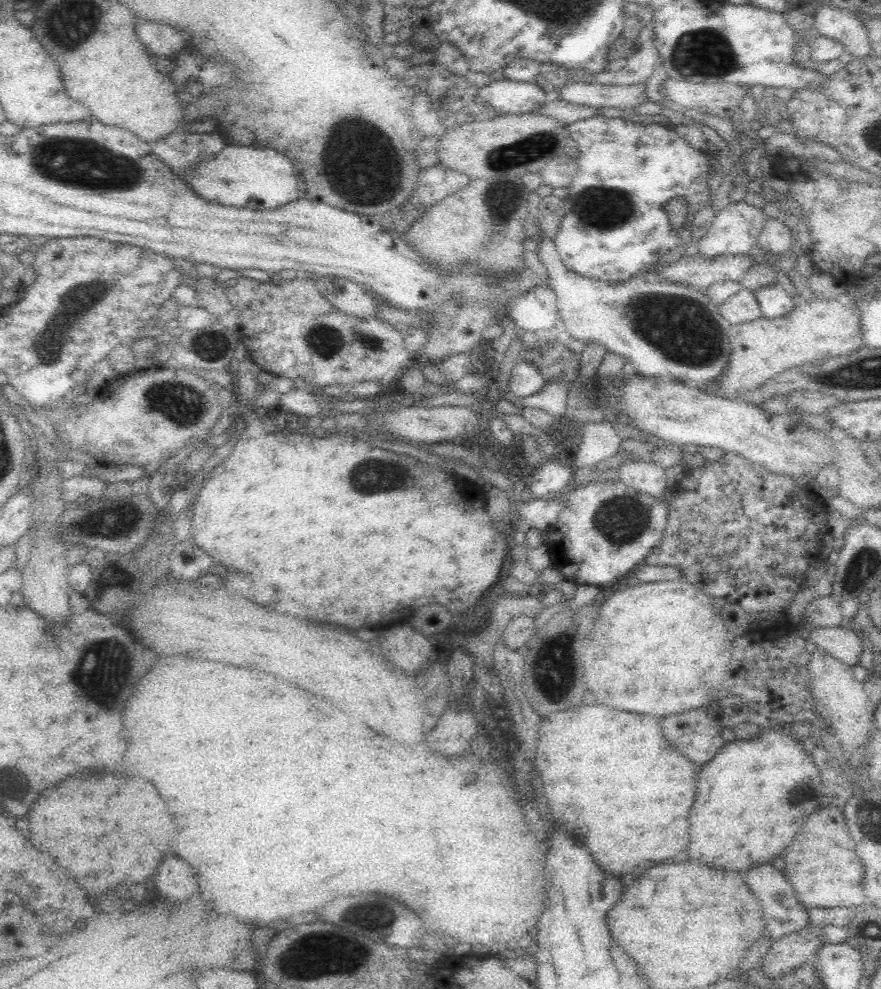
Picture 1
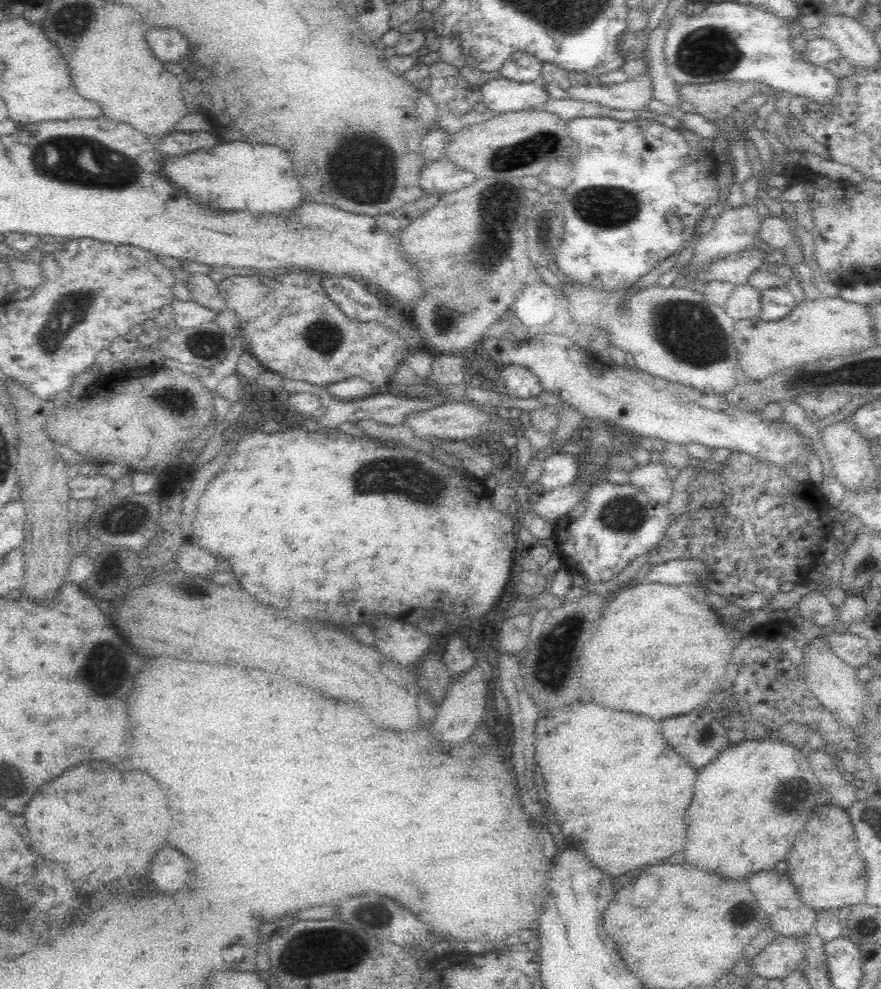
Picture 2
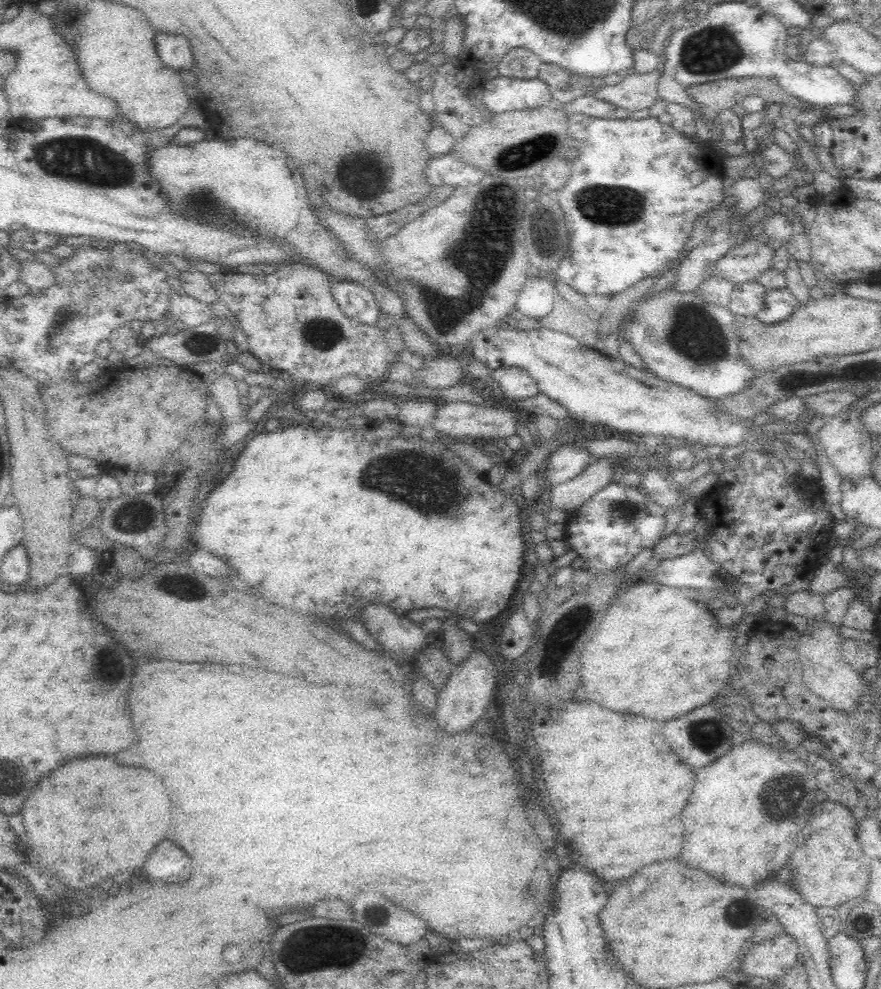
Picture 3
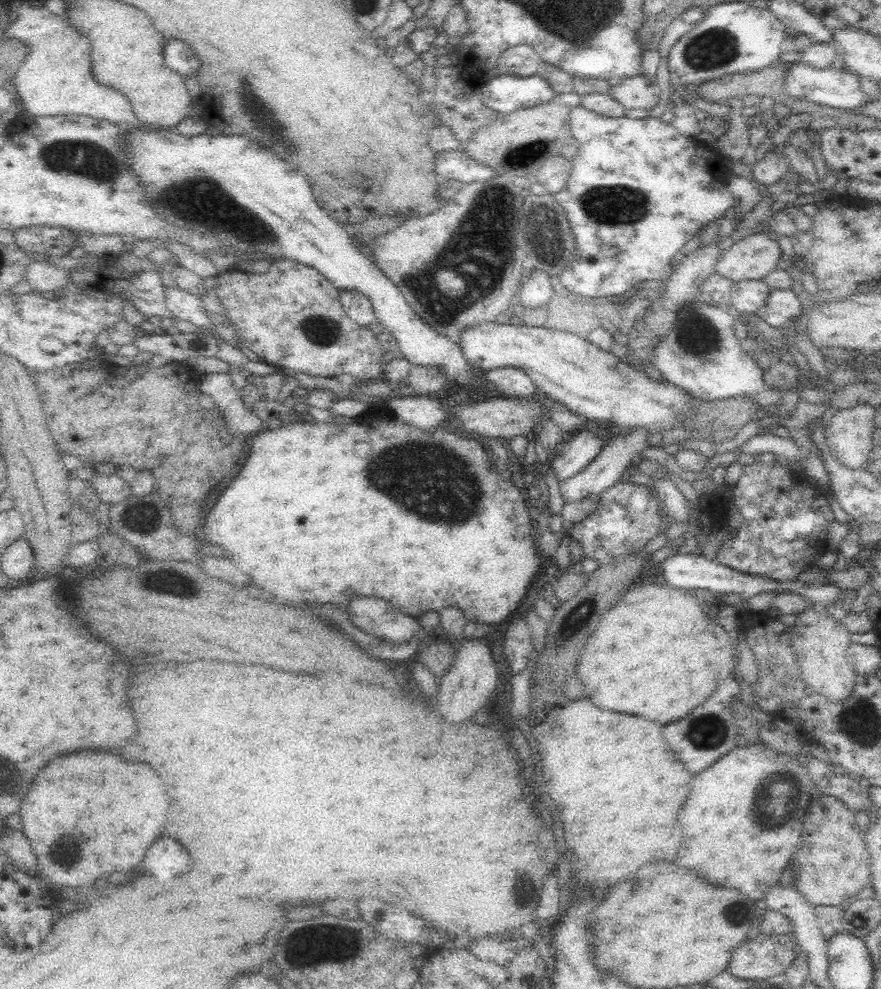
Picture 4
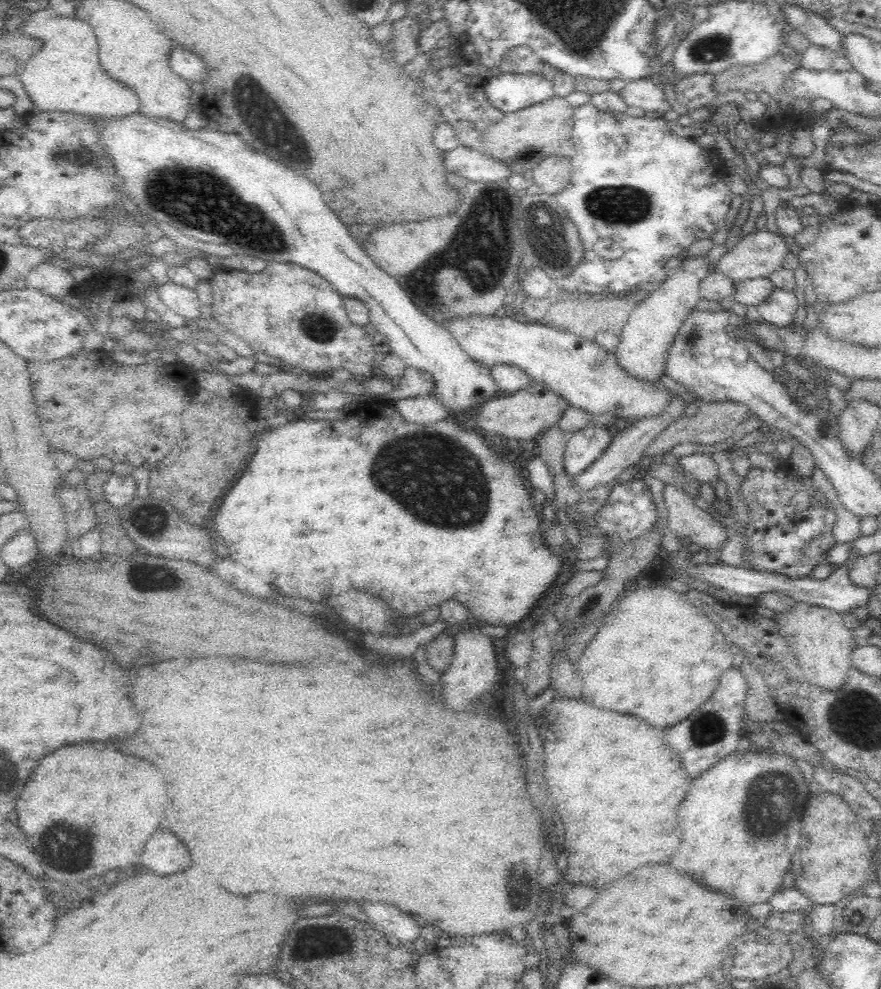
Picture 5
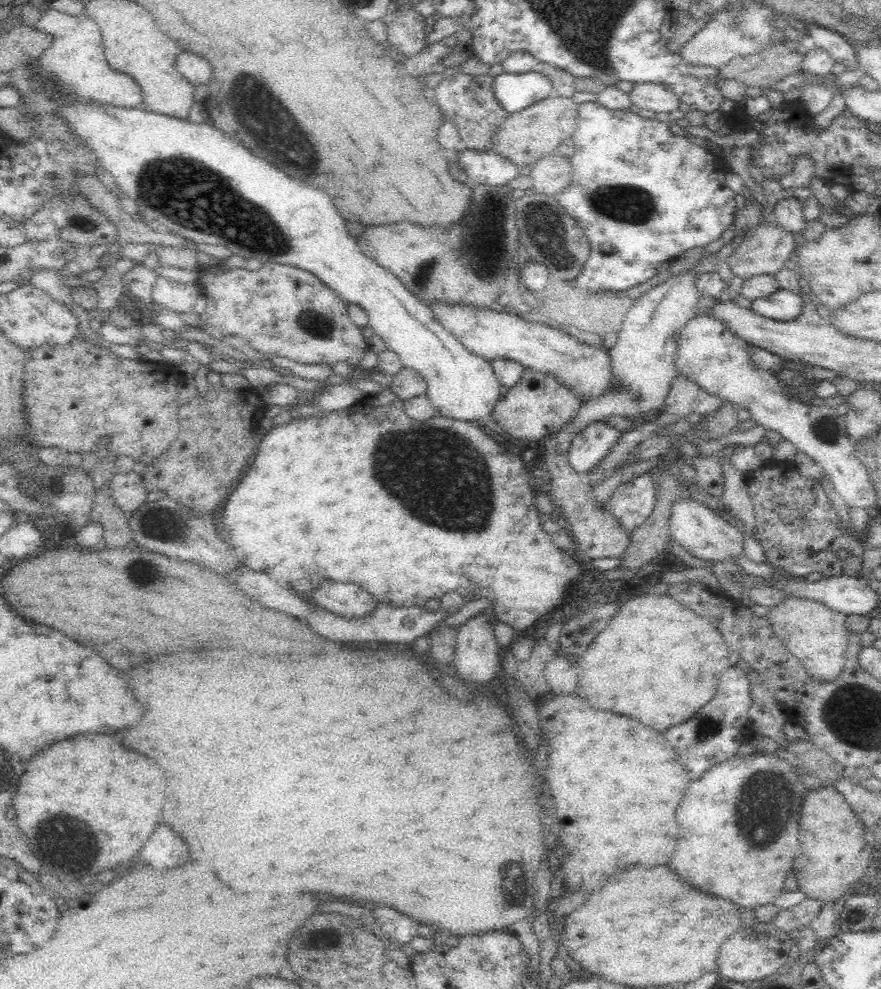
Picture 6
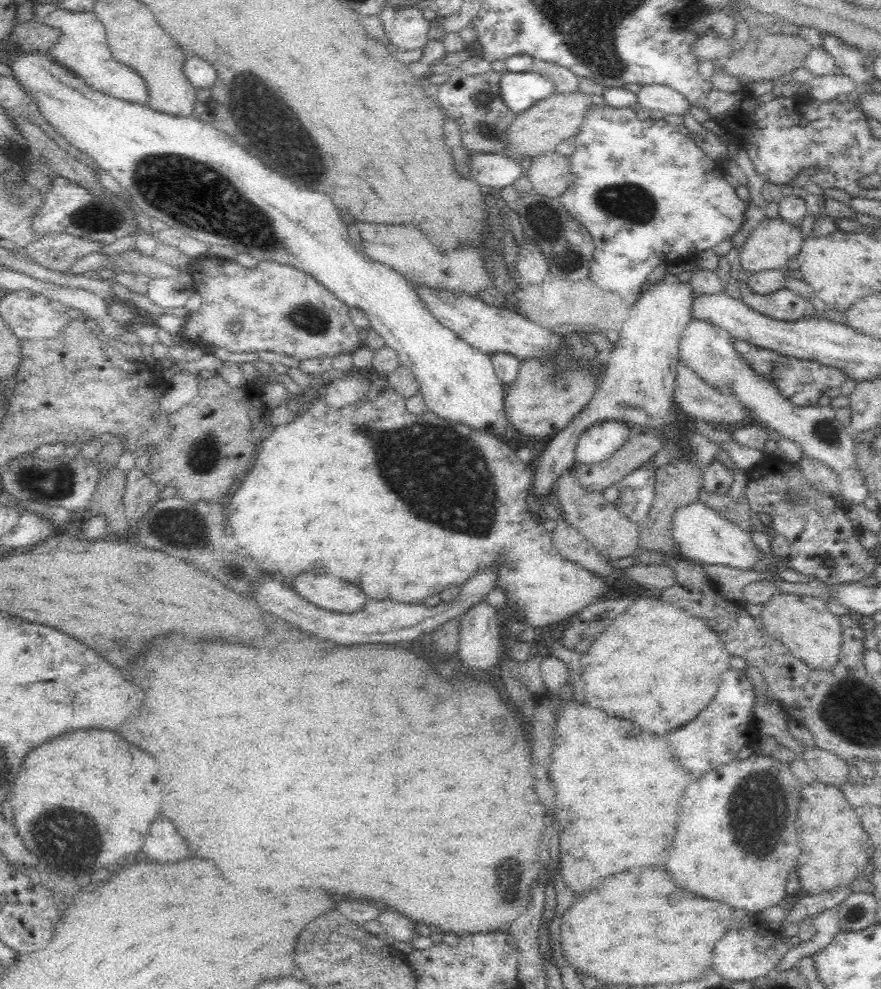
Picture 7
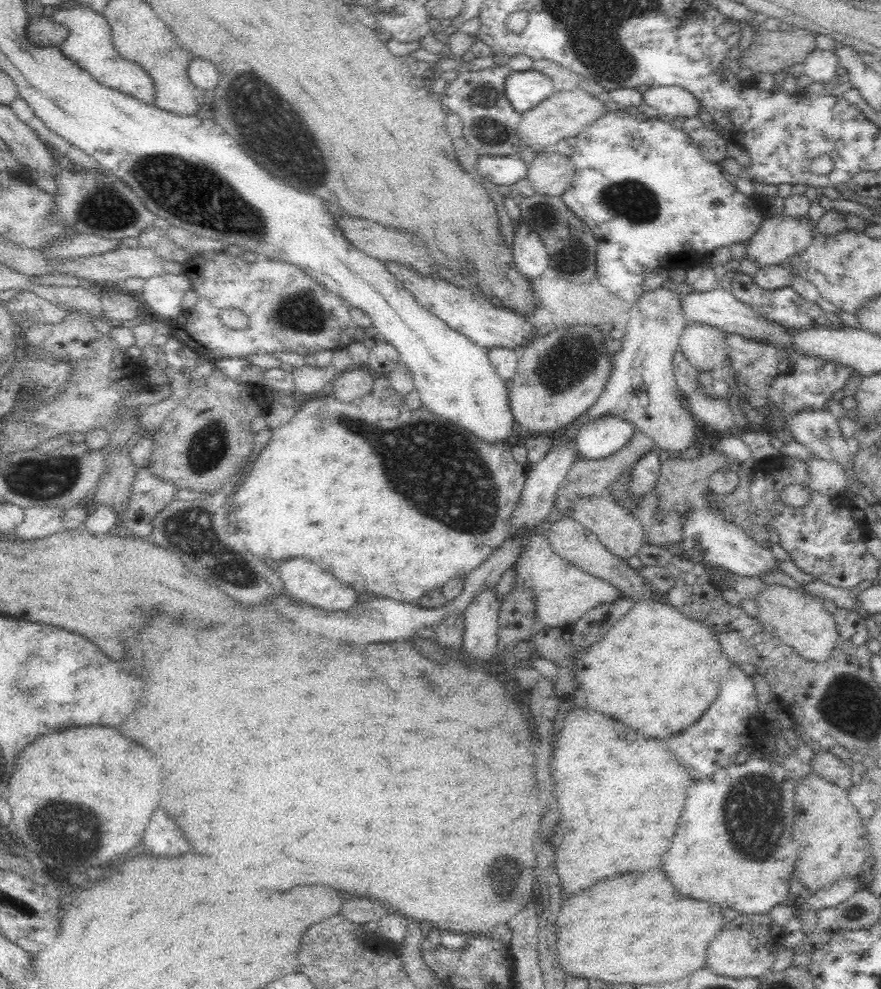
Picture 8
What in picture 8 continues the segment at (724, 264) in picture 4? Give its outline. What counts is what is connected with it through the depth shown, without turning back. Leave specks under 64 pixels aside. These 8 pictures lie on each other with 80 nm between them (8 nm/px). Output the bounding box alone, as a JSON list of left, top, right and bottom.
[745,216,814,268]

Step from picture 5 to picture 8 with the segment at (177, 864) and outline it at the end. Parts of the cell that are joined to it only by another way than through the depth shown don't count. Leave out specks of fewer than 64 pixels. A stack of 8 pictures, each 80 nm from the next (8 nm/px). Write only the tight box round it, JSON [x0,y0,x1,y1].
[144,810,190,858]

